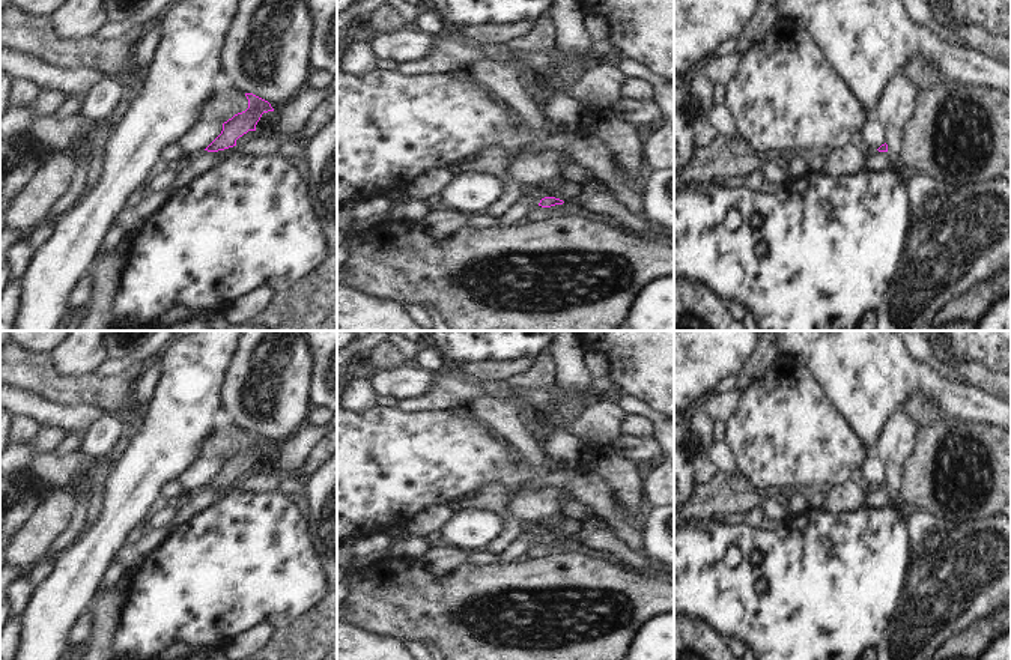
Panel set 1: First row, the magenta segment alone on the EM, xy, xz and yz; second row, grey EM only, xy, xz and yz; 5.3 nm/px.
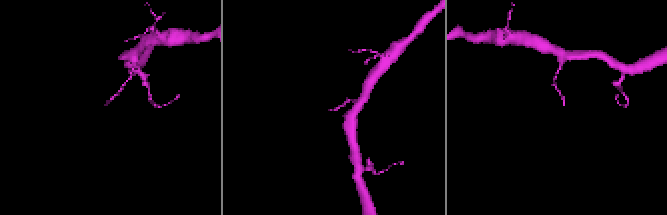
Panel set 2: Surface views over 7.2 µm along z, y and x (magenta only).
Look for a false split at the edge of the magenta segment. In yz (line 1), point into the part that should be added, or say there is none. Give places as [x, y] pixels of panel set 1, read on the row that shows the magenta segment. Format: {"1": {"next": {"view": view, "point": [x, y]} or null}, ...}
{"1": {"next": {"view": "yz", "point": [876, 160]}}}

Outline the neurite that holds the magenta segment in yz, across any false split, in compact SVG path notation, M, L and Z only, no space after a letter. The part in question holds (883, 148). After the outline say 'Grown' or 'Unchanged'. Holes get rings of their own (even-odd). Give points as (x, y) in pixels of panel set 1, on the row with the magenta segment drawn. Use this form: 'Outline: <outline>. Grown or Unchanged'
Outline: M882 144L877 150L868 152L867 167L871 170L882 170L895 164L888 155L888 144Z. Grown

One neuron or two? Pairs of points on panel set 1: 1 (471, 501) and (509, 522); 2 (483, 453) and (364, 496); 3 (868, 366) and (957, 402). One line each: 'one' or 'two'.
1: one
2: one
3: one

